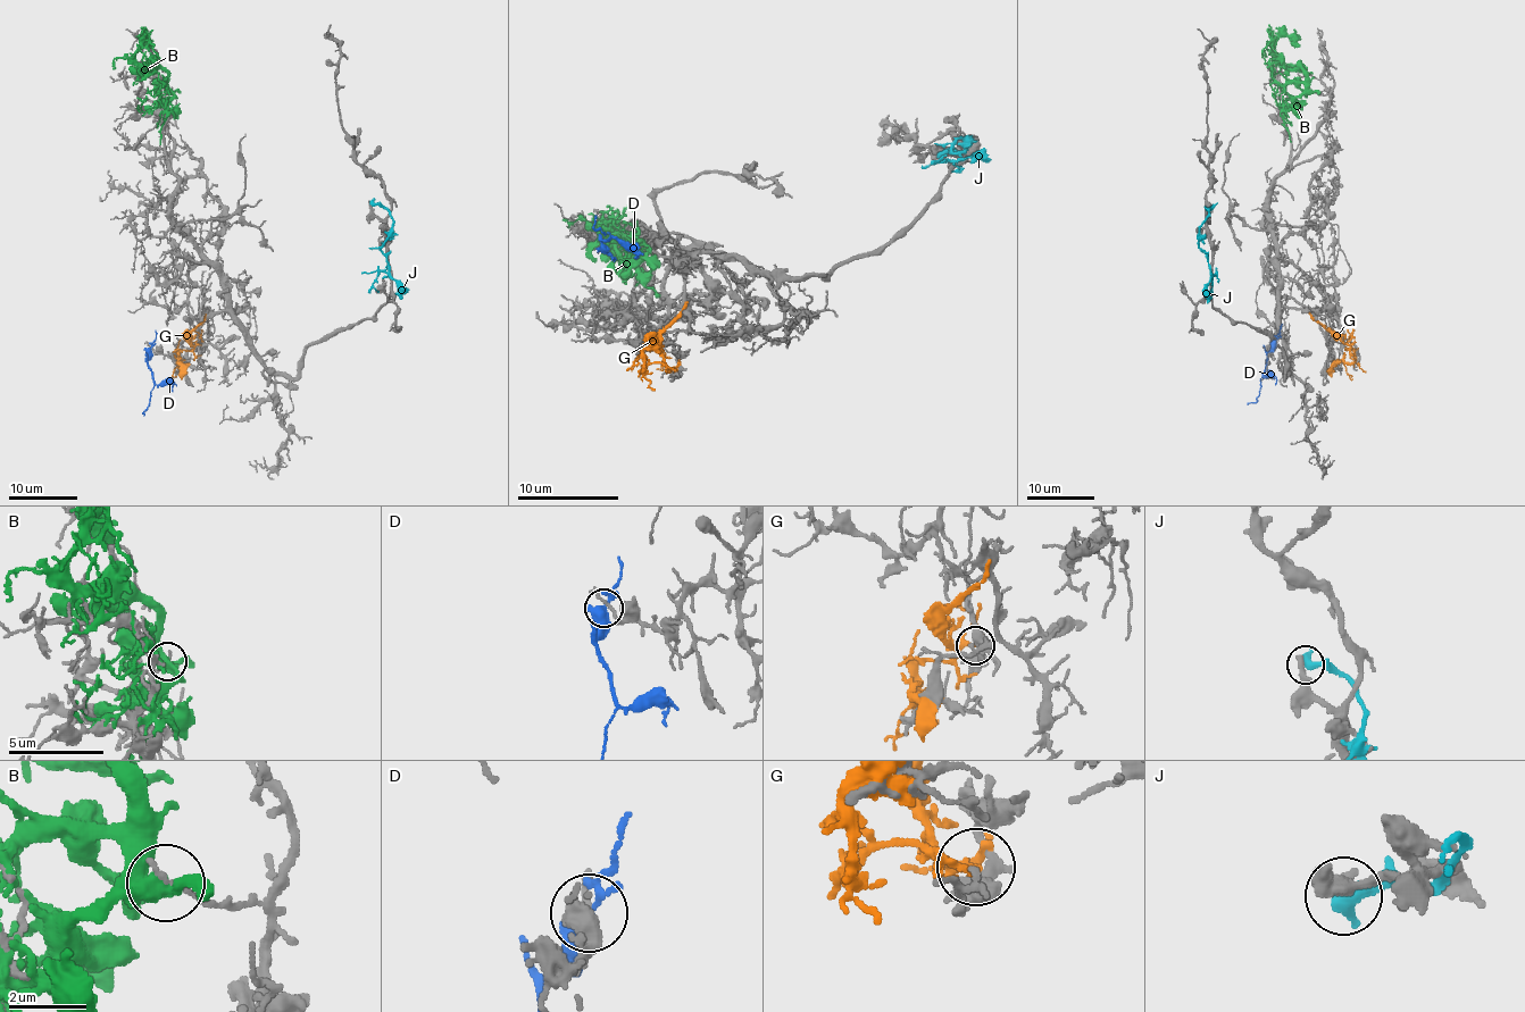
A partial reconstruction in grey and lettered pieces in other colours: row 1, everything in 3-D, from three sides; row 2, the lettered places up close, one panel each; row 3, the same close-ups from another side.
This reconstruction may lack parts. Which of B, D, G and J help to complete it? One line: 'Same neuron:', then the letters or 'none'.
Same neuron: none

